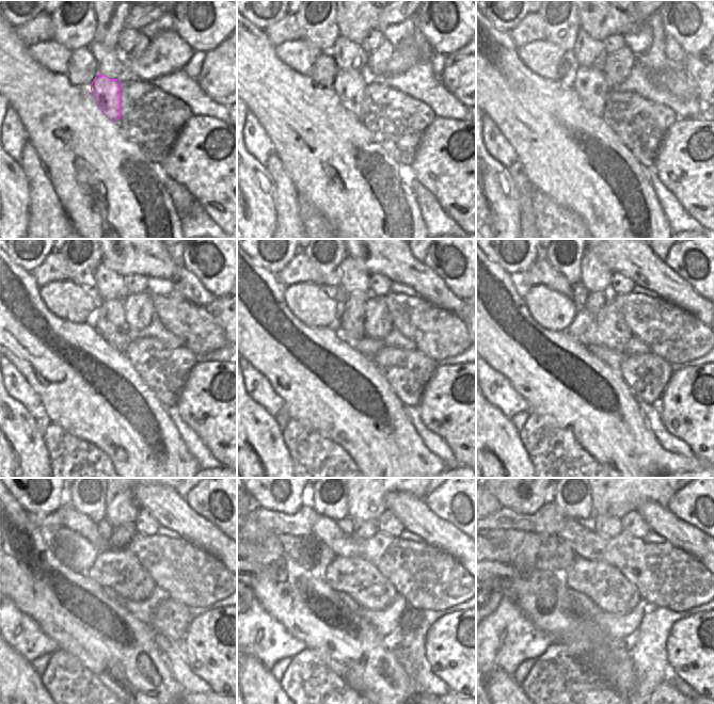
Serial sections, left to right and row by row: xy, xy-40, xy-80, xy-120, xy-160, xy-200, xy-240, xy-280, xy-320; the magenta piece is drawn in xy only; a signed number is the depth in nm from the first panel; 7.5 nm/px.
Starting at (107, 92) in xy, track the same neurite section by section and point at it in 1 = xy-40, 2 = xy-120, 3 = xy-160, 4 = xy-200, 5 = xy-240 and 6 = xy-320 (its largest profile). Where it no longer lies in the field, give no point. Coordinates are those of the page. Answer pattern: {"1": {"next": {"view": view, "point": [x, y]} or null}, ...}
{"1": {"next": {"view": "xy-40", "point": [349, 85]}}, "2": {"next": {"view": "xy-120", "point": [109, 319]}}, "3": {"next": {"view": "xy-160", "point": [351, 321]}}, "4": {"next": {"view": "xy-200", "point": [594, 301]}}, "5": {"next": {"view": "xy-240", "point": [122, 534]}}, "6": {"next": {"view": "xy-320", "point": [612, 526]}}}

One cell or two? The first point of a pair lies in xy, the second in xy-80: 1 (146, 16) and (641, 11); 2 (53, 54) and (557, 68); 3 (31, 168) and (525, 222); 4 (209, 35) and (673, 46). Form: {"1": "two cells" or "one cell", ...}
{"1": "one cell", "2": "one cell", "3": "one cell", "4": "two cells"}

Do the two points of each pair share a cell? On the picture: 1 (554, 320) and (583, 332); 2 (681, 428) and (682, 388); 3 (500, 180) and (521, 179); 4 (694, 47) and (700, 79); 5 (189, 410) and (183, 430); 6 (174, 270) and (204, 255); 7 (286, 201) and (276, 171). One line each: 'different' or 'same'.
1: different
2: same
3: different
4: different
5: different
6: different
7: same

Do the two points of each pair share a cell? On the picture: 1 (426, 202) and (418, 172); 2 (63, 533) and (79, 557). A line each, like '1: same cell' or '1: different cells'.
1: different cells
2: same cell

